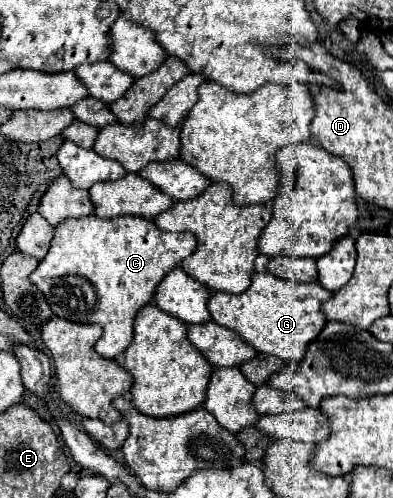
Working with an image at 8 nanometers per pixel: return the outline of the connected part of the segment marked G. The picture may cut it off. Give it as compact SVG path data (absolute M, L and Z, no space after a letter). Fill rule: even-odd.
M254 273L252 285L240 295L214 293L208 301L212 321L222 327L236 331L246 343L250 343L258 353L268 353L280 357L282 361L300 363L308 345L320 335L326 325L322 313L322 303L332 297L320 283L292 283L272 273Z

